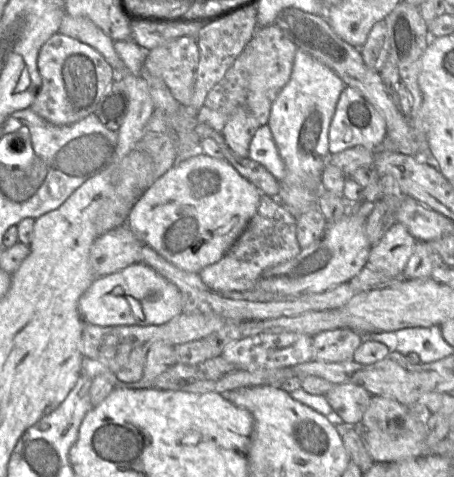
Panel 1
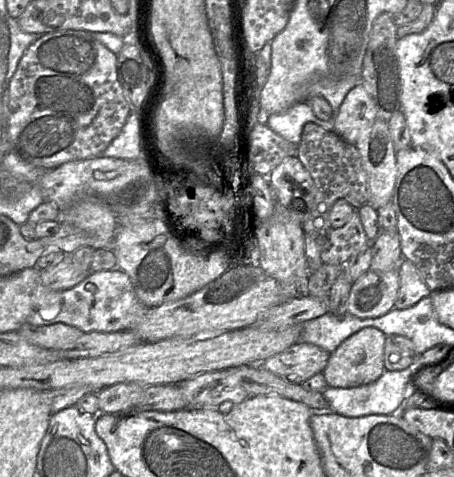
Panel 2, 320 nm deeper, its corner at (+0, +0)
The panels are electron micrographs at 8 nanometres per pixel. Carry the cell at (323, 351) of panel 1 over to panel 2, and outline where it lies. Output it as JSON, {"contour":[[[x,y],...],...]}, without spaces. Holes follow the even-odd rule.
{"contour":[[[297,342],[257,365],[291,383],[301,384],[325,369],[330,354],[316,345]]]}

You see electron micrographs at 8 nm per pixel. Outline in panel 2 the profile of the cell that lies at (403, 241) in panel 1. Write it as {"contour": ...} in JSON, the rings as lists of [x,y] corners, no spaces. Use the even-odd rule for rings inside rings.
{"contour":[[[368,270],[353,282],[347,302],[347,313],[358,318],[377,318],[394,306],[399,290],[399,270]]]}

